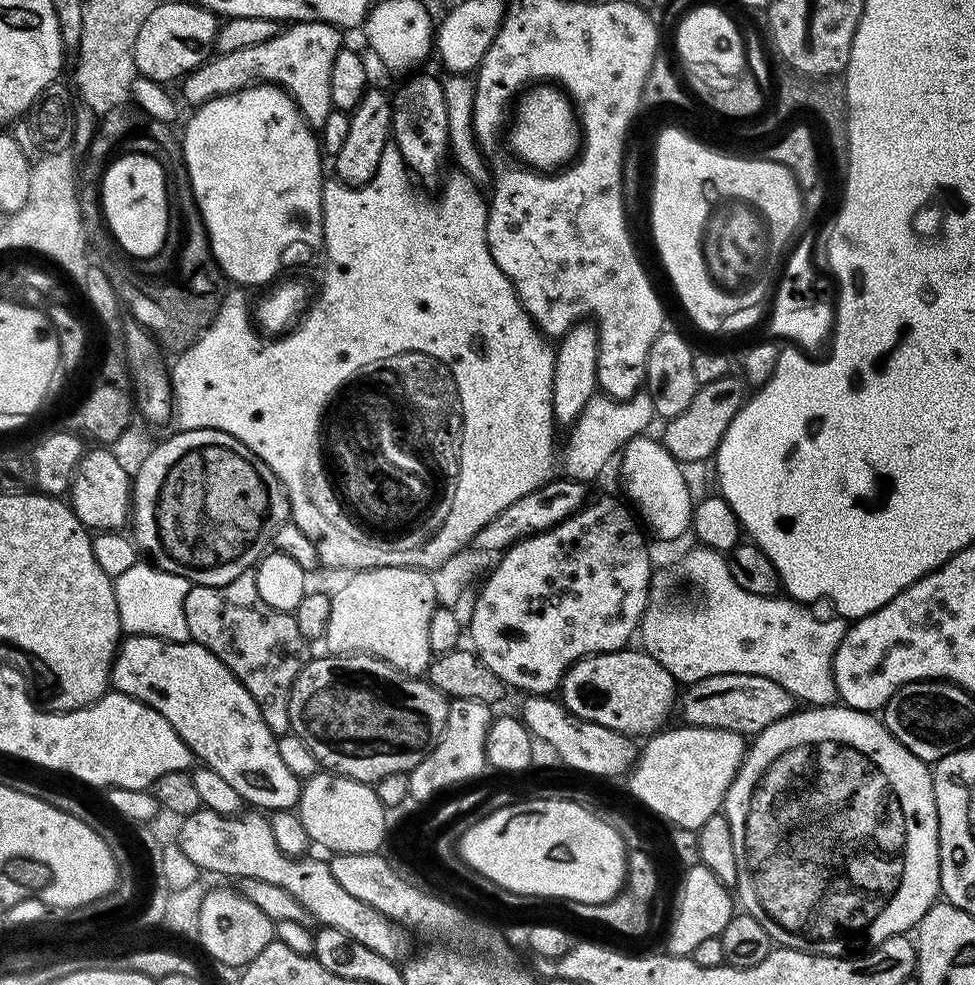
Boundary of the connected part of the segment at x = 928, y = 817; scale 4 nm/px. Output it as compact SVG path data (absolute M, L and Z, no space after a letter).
M808 706L797 710L792 715L766 726L747 745L744 761L740 763L738 774L724 795L722 814L730 824L730 838L734 838L734 852L740 852L740 844L744 844L744 812L748 812L748 796L752 796L752 784L756 784L756 776L764 772L764 764L772 760L772 756L780 756L784 748L792 748L792 744L804 744L804 740L848 740L848 744L856 744L856 748L864 748L868 756L873 756L874 766L884 764L884 772L888 772L886 782L896 784L892 791L898 812L908 812L908 821L902 825L902 860L900 881L896 889L883 905L884 916L876 920L876 924L868 924L872 928L872 940L886 942L891 936L903 936L911 933L937 903L940 891L940 847L938 846L938 806L934 798L934 786L929 765L910 754L894 734L884 725L883 719L871 712L859 712L843 706Z

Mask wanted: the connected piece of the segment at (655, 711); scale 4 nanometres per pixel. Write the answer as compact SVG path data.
M629 646L621 648L619 652L594 654L574 662L565 674L564 681L558 689L559 699L572 715L586 722L594 722L598 726L606 726L610 730L618 730L622 734L633 738L651 737L661 731L669 723L668 715L673 715L678 704L678 682L650 653L637 650Z

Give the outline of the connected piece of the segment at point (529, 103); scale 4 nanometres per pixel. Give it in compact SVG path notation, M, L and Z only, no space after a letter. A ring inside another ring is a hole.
M544 82L529 87L515 101L507 136L512 143L512 152L517 156L513 157L521 165L533 170L563 169L581 148L581 126L577 109L571 99L551 83Z

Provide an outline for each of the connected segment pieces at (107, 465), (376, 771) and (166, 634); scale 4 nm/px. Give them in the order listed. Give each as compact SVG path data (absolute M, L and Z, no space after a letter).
M104 446L85 451L72 477L70 507L89 530L120 530L129 523L132 506L132 476L118 457Z
M353 652L346 656L337 656L335 654L323 654L317 660L309 659L305 663L303 670L294 678L294 686L290 690L290 722L292 723L291 731L314 750L314 758L318 758L321 769L329 772L335 772L338 776L345 776L351 780L357 780L363 784L375 785L376 781L386 778L386 774L402 774L411 772L422 758L438 741L440 735L444 732L446 718L448 717L449 697L444 696L433 684L428 683L427 679L418 676L408 676L402 670L390 666L390 662L380 660L377 656L367 656L364 652Z
M137 562L126 574L115 577L114 587L118 602L121 629L133 636L157 636L170 642L187 644L190 626L186 626L186 594L190 582L173 572L163 572L151 562Z

